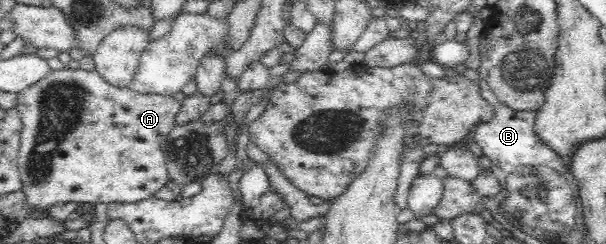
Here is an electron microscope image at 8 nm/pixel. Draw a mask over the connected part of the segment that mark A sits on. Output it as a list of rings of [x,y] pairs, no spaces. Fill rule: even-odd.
[[[65,66],[60,70],[51,70],[44,78],[19,92],[16,108],[20,112],[22,125],[24,125],[21,133],[21,145],[19,146],[19,175],[22,181],[22,191],[26,195],[26,203],[32,207],[35,214],[46,215],[48,208],[58,202],[102,202],[102,204],[140,202],[140,199],[154,197],[155,192],[169,181],[166,156],[164,156],[161,144],[176,127],[176,116],[181,110],[181,103],[172,96],[140,94],[130,88],[115,88],[115,86],[110,86],[107,82],[104,82],[96,70],[86,71],[80,67],[72,70]]]

